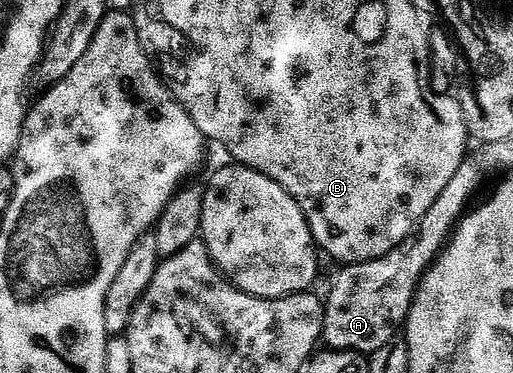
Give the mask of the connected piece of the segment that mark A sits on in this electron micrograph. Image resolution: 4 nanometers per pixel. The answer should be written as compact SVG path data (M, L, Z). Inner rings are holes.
M452 177L452 181L448 181L448 189L440 193L438 203L432 205L432 209L428 209L422 219L421 226L426 227L426 232L417 236L419 247L403 245L379 259L369 259L367 263L351 263L341 268L342 272L335 277L330 287L330 296L324 299L322 339L327 348L373 353L395 342L397 335L394 334L397 331L399 334L400 328L407 322L414 293L432 262L430 251L438 253L443 250L456 224L463 218L462 206L470 198L475 198L475 195L474 179Z

